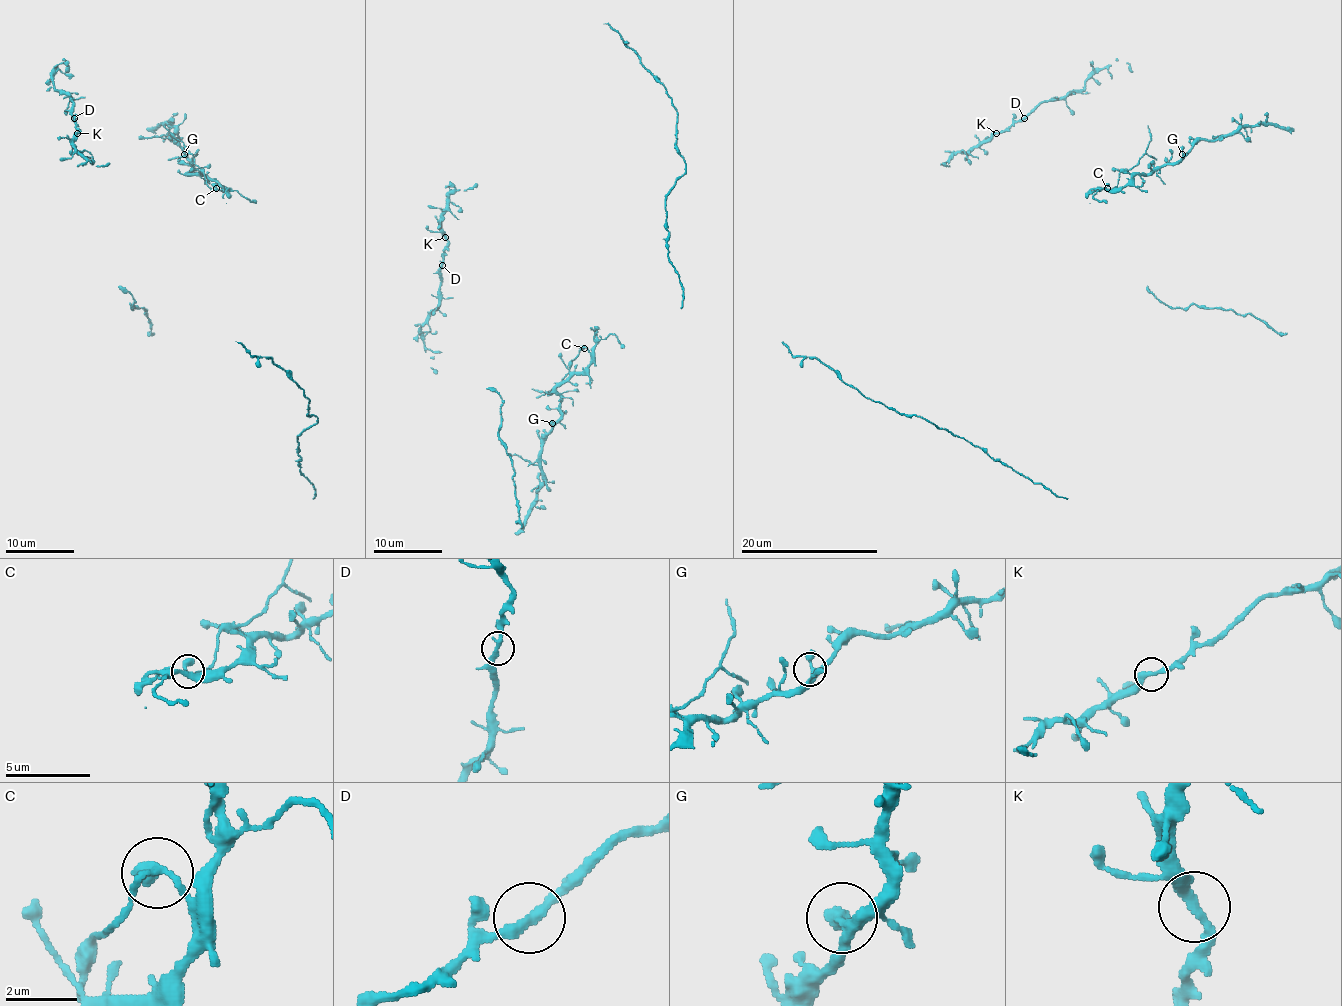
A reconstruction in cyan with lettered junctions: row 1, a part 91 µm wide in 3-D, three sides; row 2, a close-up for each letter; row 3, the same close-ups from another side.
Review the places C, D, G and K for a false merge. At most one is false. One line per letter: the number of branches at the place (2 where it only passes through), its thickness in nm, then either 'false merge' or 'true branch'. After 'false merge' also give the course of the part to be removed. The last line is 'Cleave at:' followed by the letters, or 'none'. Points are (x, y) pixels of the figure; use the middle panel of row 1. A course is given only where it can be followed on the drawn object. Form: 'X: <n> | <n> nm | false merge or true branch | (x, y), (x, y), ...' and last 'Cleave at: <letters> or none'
C: 2 | 320 nm | false merge | (584, 347), (557, 387), (546, 392), (533, 388)
D: 2 | 280 nm | true branch
G: 2 | 360 nm | true branch
K: 2 | 320 nm | true branch
Cleave at: C

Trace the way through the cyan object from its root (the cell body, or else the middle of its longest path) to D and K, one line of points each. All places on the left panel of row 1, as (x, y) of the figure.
D: (74, 147), (74, 138), (79, 133), (74, 118)
K: (74, 147), (77, 133)

